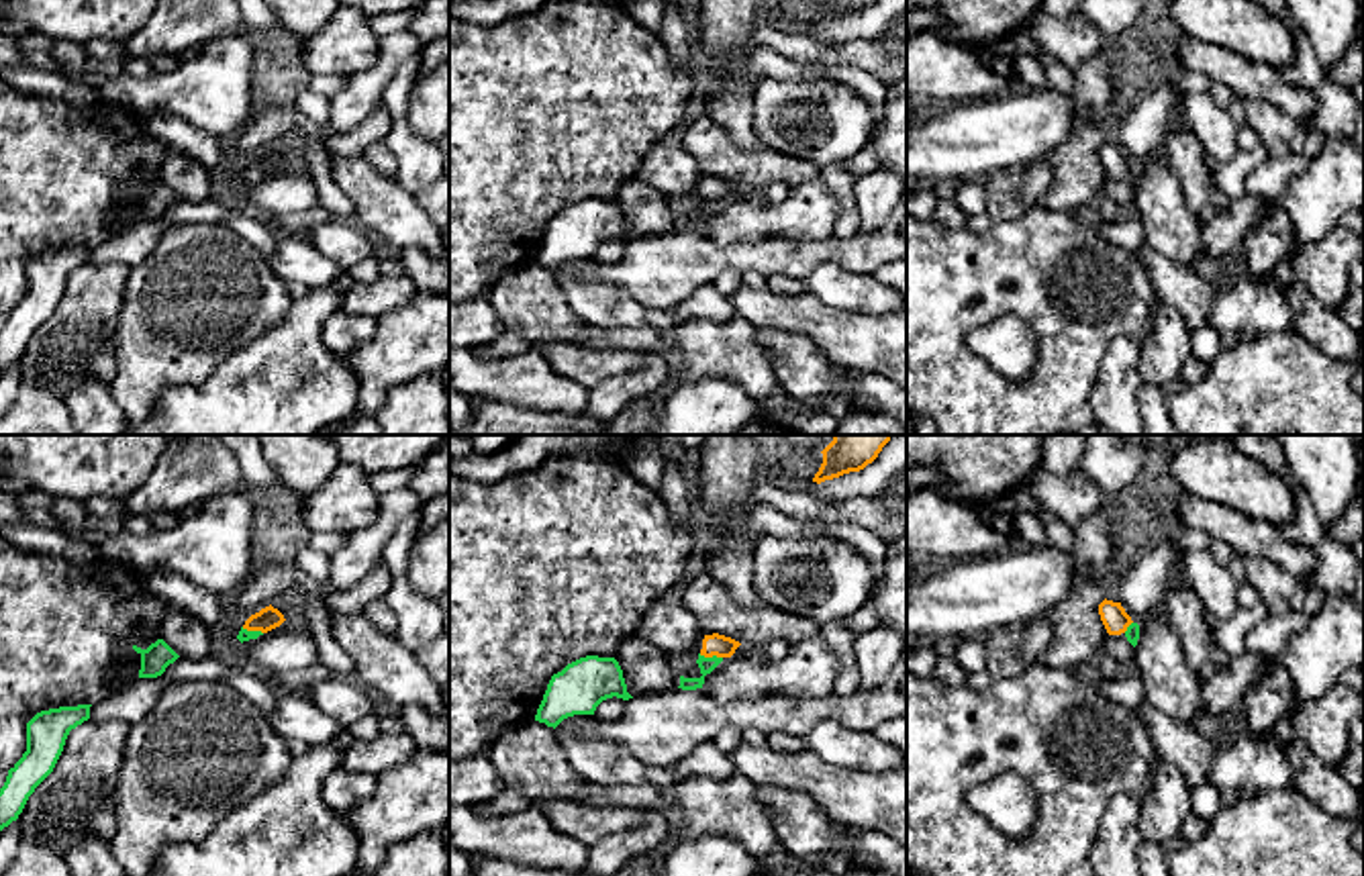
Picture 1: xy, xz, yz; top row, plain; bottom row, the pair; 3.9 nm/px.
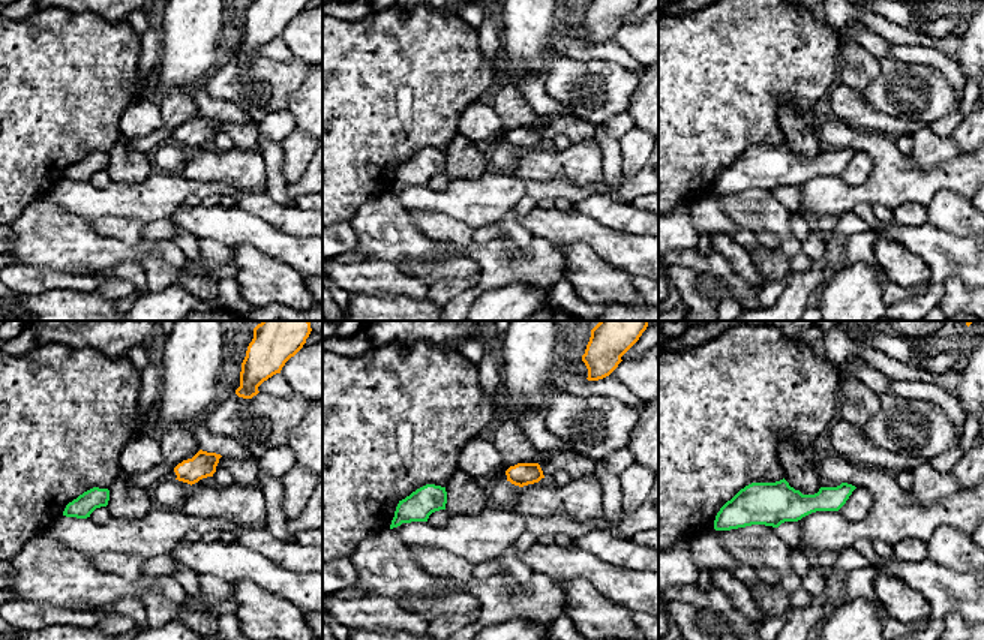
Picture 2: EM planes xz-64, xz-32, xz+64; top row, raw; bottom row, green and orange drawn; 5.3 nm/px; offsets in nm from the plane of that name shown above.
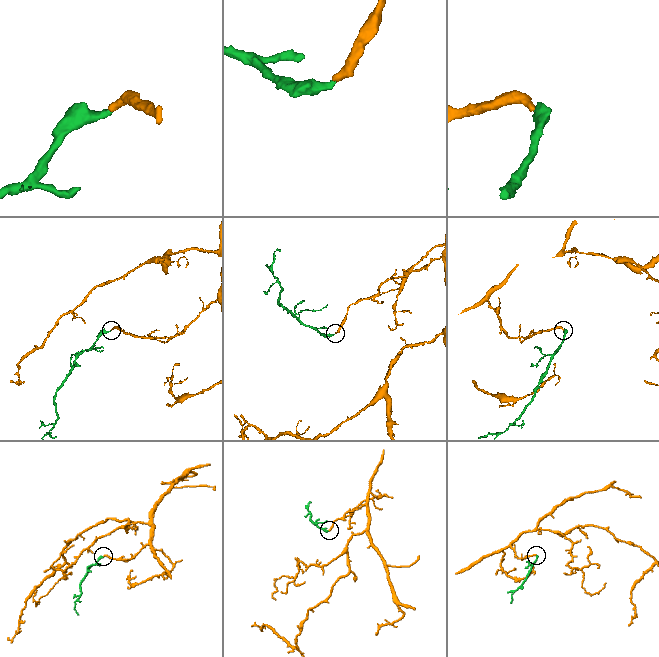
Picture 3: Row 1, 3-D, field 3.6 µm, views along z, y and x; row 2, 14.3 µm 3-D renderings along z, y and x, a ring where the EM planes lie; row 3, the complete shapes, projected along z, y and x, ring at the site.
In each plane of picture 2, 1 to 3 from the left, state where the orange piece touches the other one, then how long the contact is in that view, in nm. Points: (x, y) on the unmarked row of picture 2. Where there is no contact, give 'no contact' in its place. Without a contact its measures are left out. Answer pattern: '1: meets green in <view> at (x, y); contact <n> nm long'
1: no contact
2: no contact
3: no contact

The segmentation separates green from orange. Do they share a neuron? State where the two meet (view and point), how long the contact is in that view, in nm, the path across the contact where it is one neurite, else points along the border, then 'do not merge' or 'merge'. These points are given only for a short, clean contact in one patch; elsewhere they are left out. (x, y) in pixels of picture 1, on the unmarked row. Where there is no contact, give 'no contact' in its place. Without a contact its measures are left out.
contact xz (713, 199); length 100 nm; way xz (707, 207), (713, 199), (715, 186); merge

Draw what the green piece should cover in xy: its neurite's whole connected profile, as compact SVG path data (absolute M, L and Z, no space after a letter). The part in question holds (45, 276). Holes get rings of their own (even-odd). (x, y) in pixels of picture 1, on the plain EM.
M90 249L41 253L27 265L27 294L0 331L0 374L18 361L29 339L53 314L69 274L90 261Z

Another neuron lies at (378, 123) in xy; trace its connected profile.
M384 106L376 108L355 131L329 137L333 153L339 157L363 155L372 143L386 139L392 118Z

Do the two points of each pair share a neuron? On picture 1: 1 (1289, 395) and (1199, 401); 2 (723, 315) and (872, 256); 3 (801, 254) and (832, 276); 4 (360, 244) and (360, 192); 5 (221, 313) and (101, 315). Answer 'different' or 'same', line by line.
1: same
2: different
3: different
4: different
5: different

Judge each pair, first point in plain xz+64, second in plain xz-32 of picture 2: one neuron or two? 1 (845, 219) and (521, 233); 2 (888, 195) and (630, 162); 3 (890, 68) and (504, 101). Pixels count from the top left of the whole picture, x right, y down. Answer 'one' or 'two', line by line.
1: one
2: two
3: two

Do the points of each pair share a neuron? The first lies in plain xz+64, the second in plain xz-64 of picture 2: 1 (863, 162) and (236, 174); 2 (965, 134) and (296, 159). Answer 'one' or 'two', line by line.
1: one
2: one

